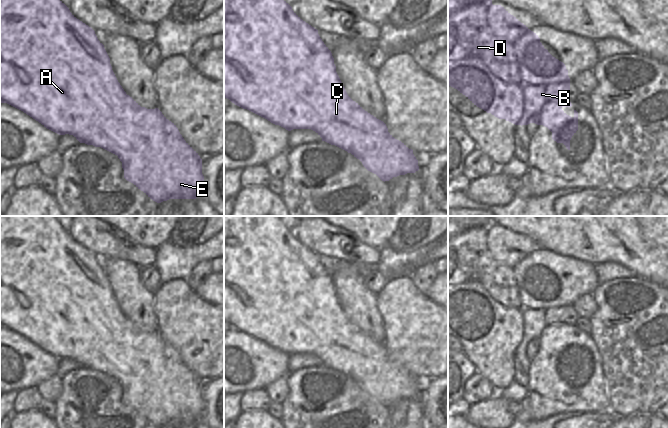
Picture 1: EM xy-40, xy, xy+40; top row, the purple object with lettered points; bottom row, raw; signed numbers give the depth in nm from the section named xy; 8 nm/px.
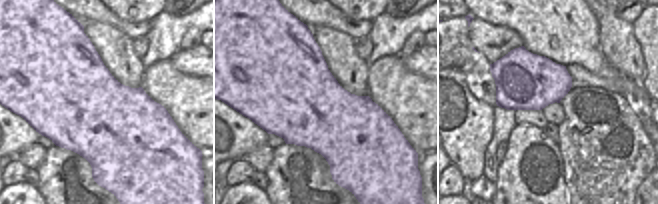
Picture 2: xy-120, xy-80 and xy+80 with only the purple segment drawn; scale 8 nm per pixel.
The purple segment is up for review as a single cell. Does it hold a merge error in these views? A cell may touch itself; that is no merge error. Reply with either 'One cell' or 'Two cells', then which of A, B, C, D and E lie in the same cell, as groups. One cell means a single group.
Two cells. Groups: A C D E / B.

